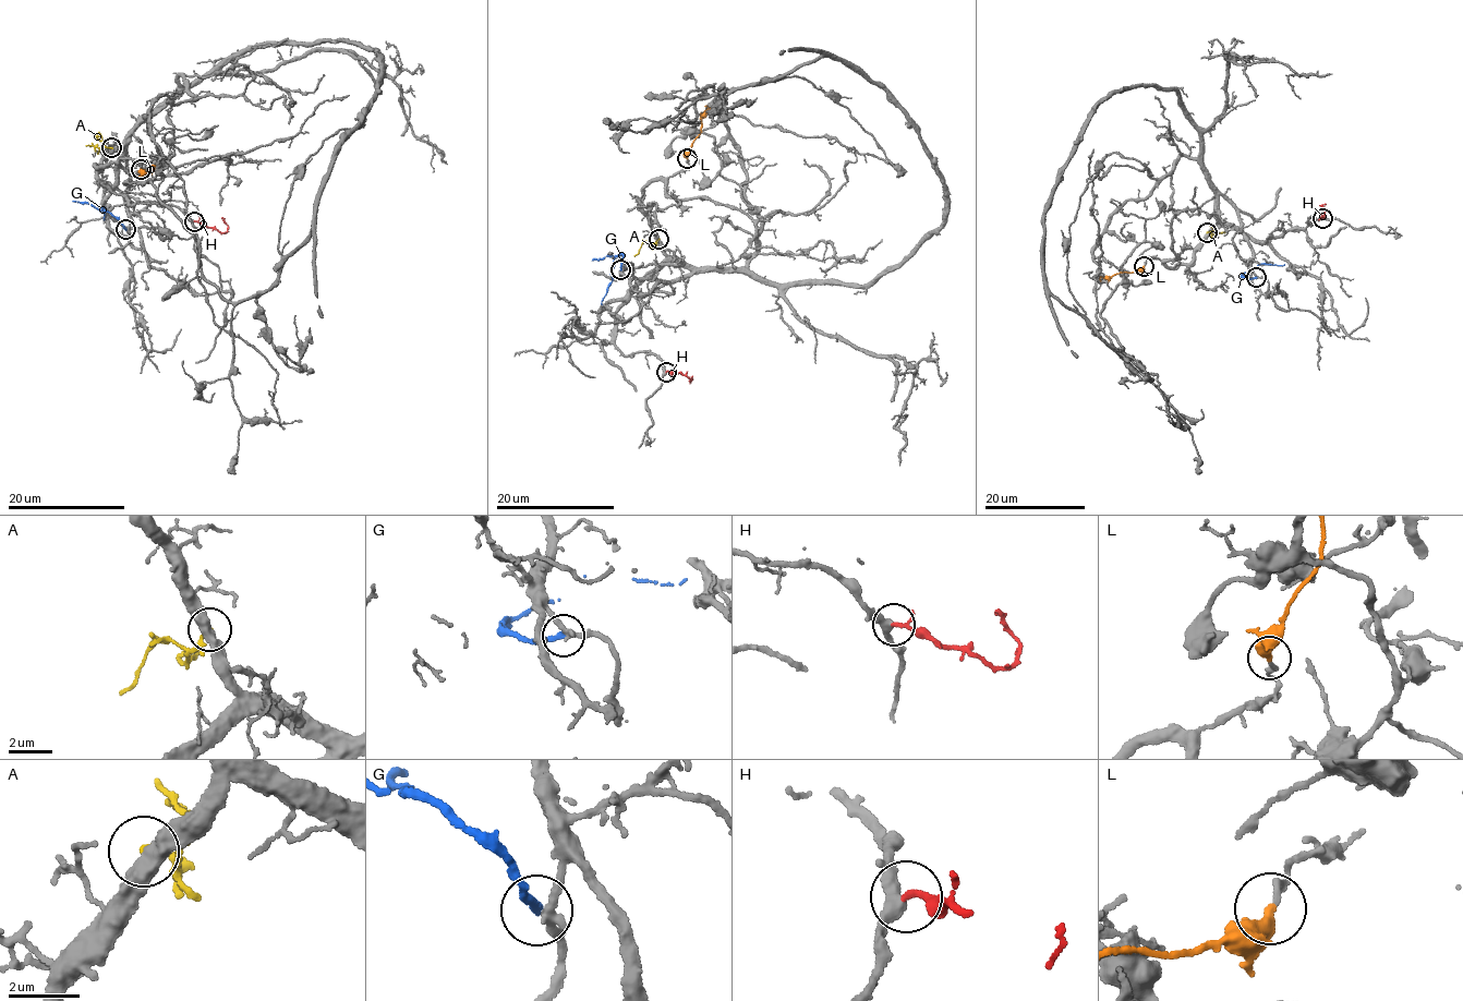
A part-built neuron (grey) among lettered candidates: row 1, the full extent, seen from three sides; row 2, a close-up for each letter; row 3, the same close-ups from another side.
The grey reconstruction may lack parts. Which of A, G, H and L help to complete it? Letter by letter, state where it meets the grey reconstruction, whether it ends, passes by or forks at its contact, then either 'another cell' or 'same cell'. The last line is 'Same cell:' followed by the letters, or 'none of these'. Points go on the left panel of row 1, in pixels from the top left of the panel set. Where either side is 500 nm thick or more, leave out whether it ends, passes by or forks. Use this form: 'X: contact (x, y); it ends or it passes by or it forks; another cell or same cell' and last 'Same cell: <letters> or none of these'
A: contact (111, 147); it ends; another cell
G: contact (125, 229); it ends; another cell
H: contact (194, 221); it ends; same cell
L: contact (141, 169); it ends; another cell
Same cell: H

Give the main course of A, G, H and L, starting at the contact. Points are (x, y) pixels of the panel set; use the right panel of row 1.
A: (1206, 233), (1211, 231), (1211, 236), (1225, 231)
G: (1256, 277), (1242, 277), (1259, 264), (1284, 264)
H: (1322, 218), (1322, 205), (1326, 204)
L: (1144, 265), (1131, 273), (1102, 277), (1100, 281)

